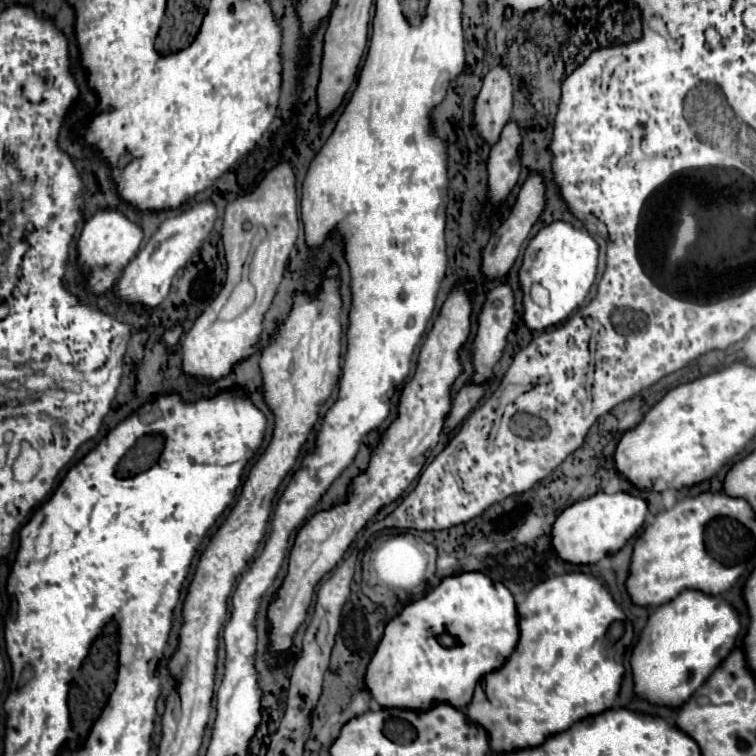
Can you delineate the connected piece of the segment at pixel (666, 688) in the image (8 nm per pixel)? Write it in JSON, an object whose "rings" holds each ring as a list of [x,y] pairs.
{"rings":[[[686,589],[650,615],[630,657],[634,691],[656,705],[680,707],[728,657],[740,633],[740,619],[724,597]]]}

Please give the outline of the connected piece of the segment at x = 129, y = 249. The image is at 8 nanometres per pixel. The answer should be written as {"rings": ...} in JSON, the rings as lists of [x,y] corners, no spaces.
{"rings":[[[100,209],[96,211],[84,225],[80,241],[78,241],[78,253],[80,261],[88,269],[88,287],[94,293],[108,291],[122,275],[124,267],[130,263],[130,259],[138,253],[138,247],[142,243],[142,227],[134,221],[130,221],[124,213],[116,209]]]}

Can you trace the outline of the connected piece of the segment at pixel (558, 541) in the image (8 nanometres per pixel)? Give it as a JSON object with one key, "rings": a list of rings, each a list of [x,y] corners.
{"rings":[[[622,491],[614,495],[596,493],[562,511],[552,529],[552,545],[560,555],[560,559],[564,561],[576,565],[598,563],[602,557],[622,549],[622,545],[642,527],[646,513],[648,513],[648,503],[642,497],[628,495]]]}

